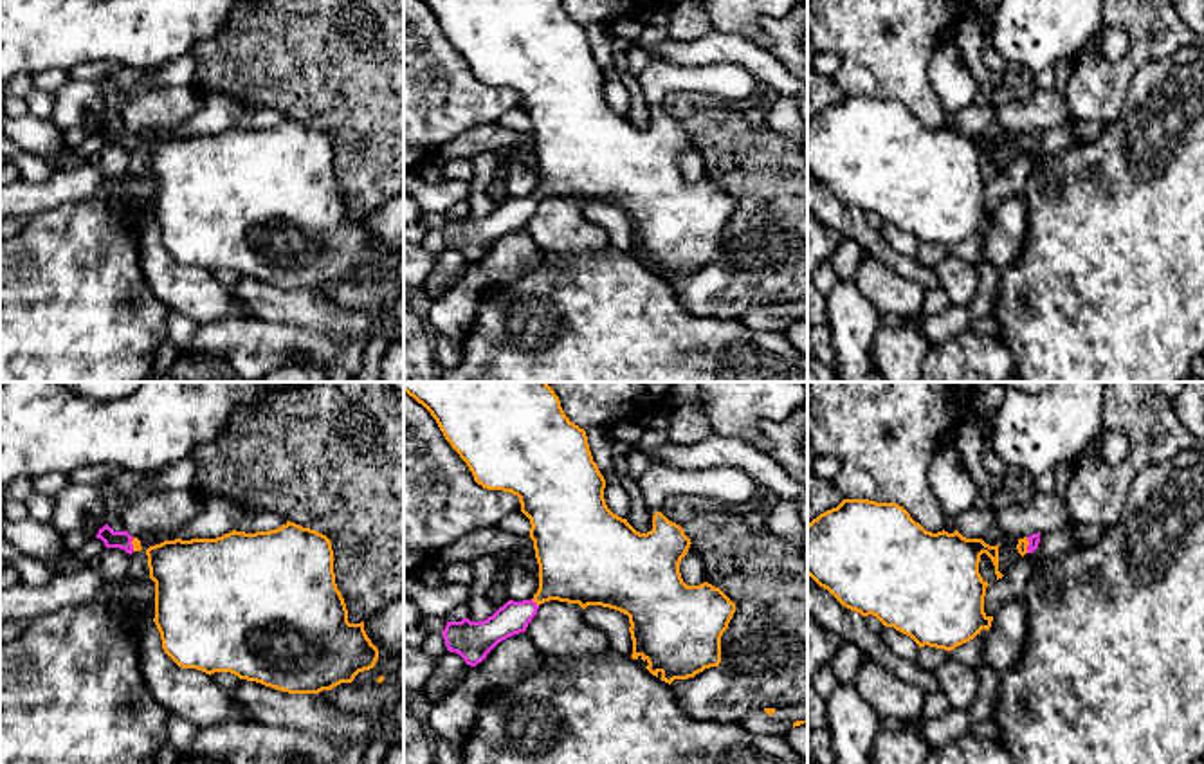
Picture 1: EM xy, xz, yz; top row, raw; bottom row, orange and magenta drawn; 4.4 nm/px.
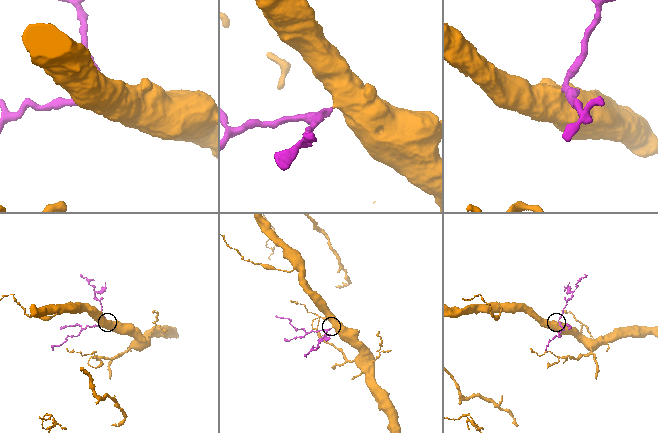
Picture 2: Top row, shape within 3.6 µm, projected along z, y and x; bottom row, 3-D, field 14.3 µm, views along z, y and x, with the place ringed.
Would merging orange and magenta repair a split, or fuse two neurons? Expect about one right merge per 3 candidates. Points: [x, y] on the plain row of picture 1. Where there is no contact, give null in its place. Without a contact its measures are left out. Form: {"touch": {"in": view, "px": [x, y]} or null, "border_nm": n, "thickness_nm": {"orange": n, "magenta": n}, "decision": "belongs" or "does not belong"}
{"touch": {"in": "xz", "px": [534, 197]}, "border_nm": 50, "thickness_nm": {"orange": 340, "magenta": 140}, "decision": "belongs"}

